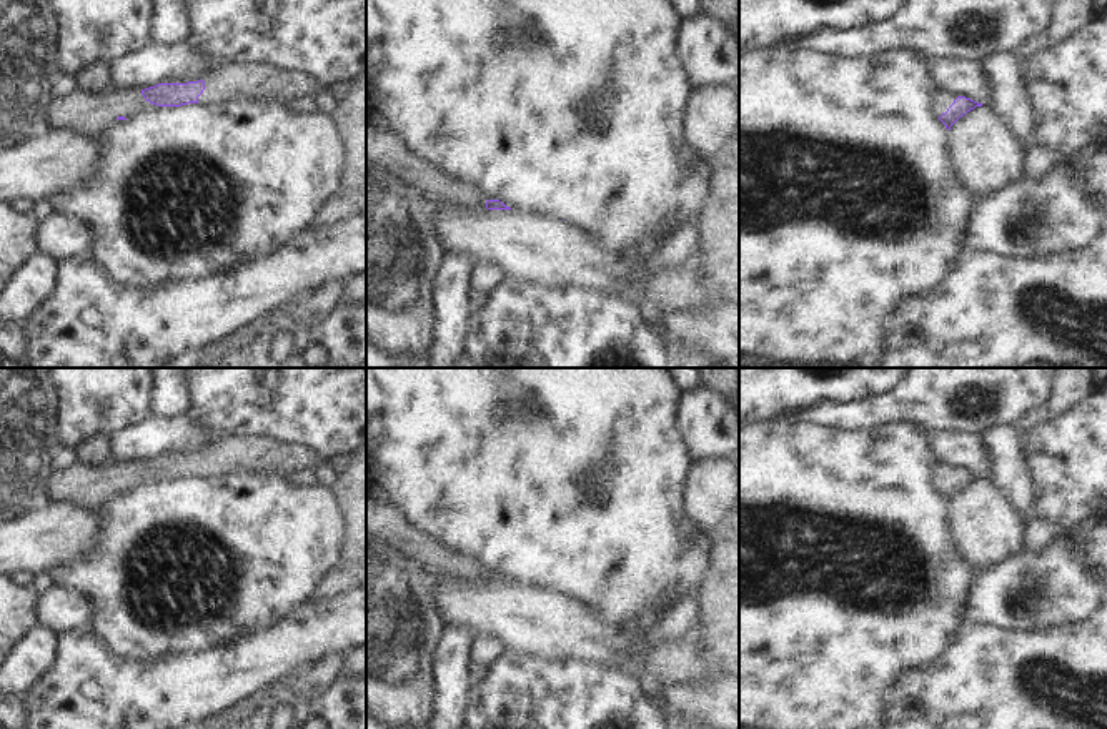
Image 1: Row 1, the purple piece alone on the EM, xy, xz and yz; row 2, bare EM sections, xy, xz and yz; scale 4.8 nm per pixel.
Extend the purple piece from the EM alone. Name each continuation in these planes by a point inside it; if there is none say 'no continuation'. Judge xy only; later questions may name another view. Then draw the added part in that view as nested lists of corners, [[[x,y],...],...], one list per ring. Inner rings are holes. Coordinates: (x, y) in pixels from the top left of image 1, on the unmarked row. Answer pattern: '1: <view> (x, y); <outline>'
1: xy (232, 455); [[[228,436],[203,451],[205,463],[198,476],[230,476],[233,473],[265,473],[290,478],[301,469],[315,471],[320,456],[291,443],[268,436]]]
2: xy (84, 483); [[[78,458],[72,466],[52,471],[47,478],[47,503],[70,501],[80,506],[102,506],[118,489],[132,491],[143,483],[145,471],[140,463],[110,459],[87,463]]]

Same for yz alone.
1: yz (941, 473); [[[936,459],[931,466],[931,483],[932,483],[932,486],[936,489],[941,489],[942,486],[947,484],[947,481],[954,476],[954,473],[957,469],[961,469],[961,468]]]

